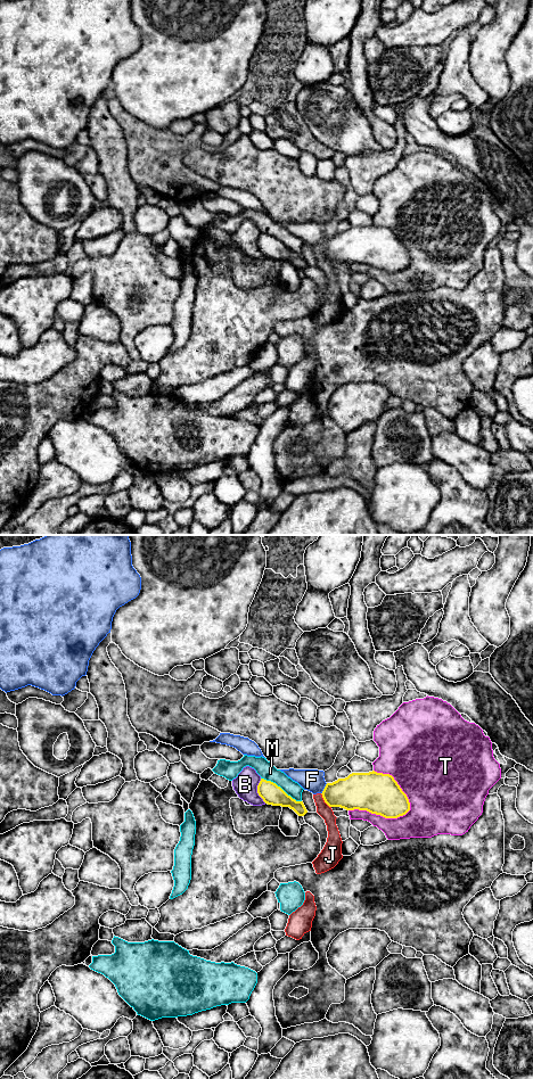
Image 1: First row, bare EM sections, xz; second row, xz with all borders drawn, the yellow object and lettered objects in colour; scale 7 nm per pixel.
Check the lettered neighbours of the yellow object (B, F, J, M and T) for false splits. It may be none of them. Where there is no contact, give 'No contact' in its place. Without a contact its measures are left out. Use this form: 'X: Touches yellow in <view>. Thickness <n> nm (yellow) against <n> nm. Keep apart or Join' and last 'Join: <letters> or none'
B: Touches yellow in xz. Thickness 150 nm (yellow) against 170 nm. Keep apart
F: Touches yellow in xz. Thickness 260 nm (yellow) against 160 nm. Keep apart
J: Touches yellow in xz. Thickness 260 nm (yellow) against 90 nm. Keep apart
M: Touches yellow in xz. Thickness 150 nm (yellow) against 120 nm. Keep apart
T: Touches yellow in xz. Thickness 300 nm (yellow) against 200 nm. Keep apart
Join: none

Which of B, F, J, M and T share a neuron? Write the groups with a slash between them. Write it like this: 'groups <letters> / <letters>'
groups B / F / J / M / T

